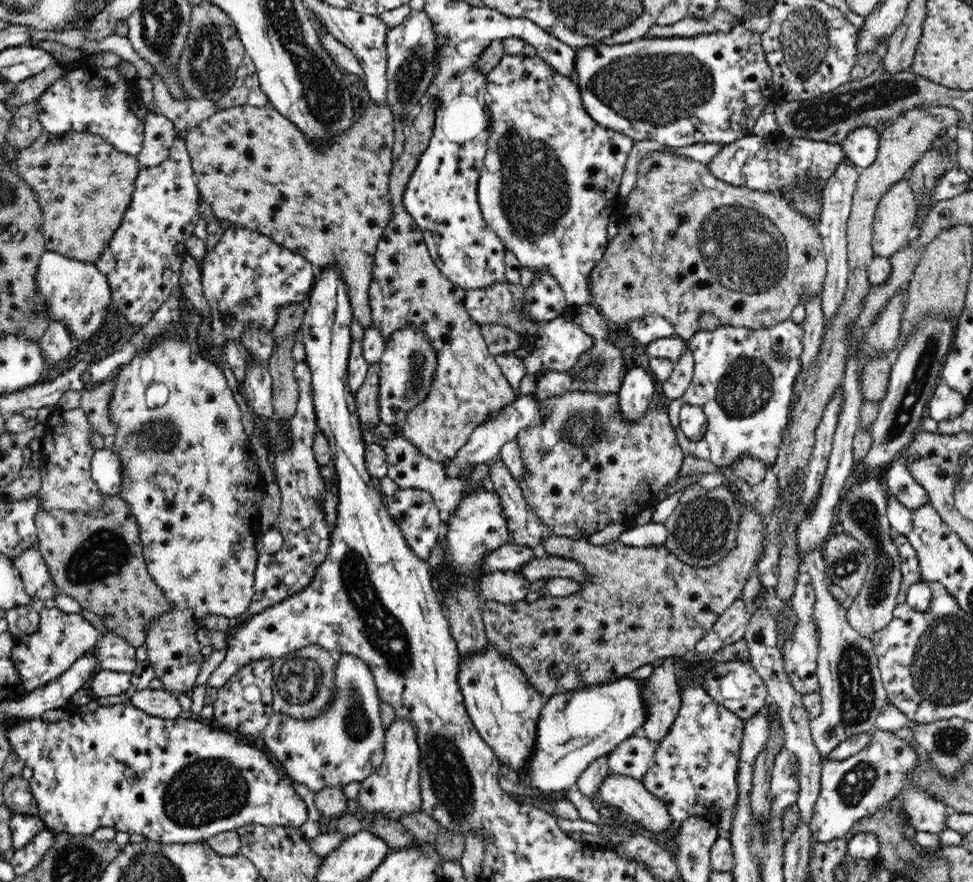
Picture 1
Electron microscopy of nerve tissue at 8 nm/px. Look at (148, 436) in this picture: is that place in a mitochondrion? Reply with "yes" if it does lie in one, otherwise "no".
yes

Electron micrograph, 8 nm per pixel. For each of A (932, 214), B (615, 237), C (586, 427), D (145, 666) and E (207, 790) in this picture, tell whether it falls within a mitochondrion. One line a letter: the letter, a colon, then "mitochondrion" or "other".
A: other
B: other
C: mitochondrion
D: other
E: mitochondrion

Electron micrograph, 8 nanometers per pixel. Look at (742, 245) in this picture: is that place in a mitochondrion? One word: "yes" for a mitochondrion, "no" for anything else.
yes

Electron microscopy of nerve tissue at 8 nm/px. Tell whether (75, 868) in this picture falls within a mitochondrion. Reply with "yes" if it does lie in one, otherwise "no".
yes

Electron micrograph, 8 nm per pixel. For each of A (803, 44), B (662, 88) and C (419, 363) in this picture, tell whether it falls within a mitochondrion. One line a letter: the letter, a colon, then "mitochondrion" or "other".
A: mitochondrion
B: mitochondrion
C: mitochondrion

